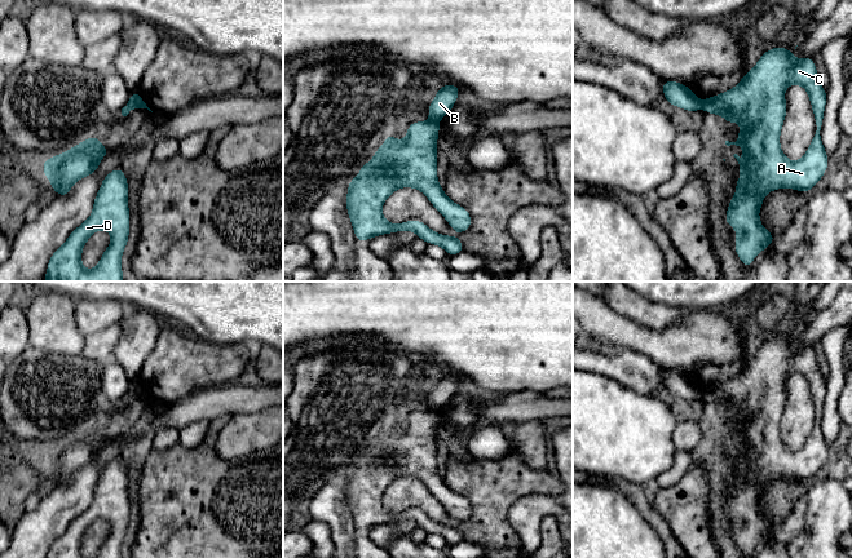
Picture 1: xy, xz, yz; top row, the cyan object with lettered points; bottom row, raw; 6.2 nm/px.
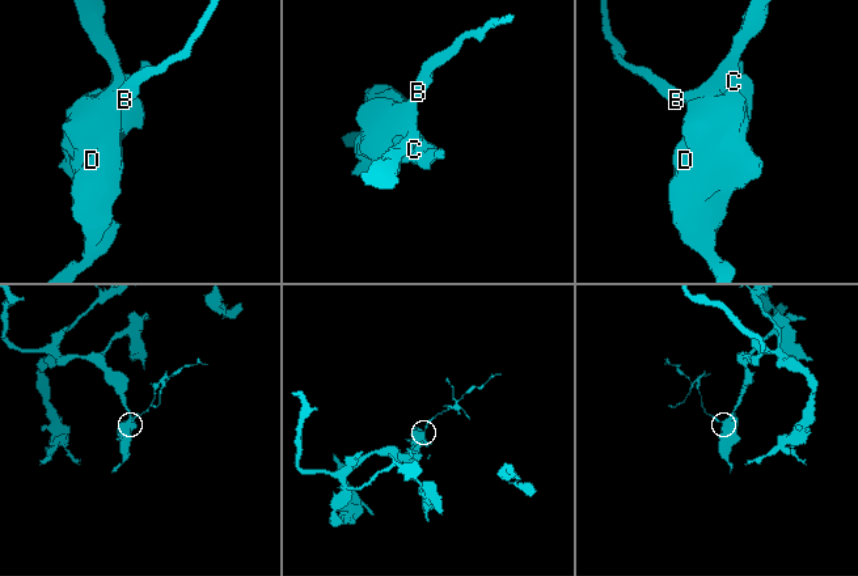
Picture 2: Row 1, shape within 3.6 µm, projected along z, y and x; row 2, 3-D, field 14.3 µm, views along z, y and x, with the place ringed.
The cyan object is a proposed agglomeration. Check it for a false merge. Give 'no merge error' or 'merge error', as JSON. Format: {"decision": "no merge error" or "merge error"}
{"decision": "merge error"}

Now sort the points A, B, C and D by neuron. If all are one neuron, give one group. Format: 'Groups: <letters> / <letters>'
Groups: A C D / B

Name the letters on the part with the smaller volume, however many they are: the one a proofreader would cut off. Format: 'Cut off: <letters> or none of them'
Cut off: B

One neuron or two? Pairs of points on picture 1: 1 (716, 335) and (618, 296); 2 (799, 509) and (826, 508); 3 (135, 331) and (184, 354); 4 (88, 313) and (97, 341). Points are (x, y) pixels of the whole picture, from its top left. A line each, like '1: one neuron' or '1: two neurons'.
1: two neurons
2: two neurons
3: two neurons
4: two neurons

